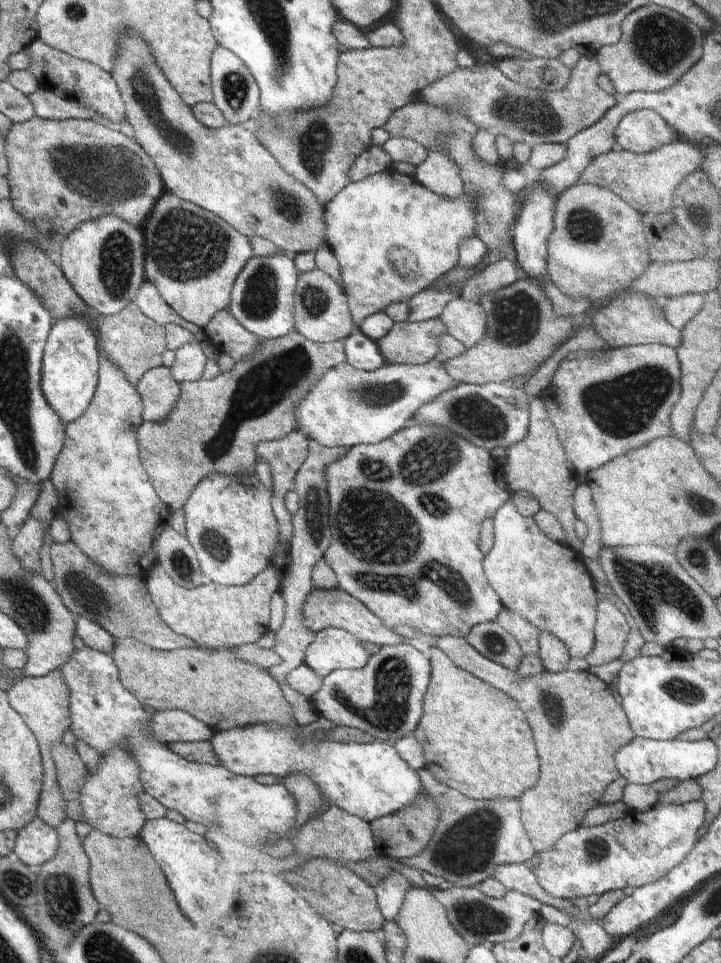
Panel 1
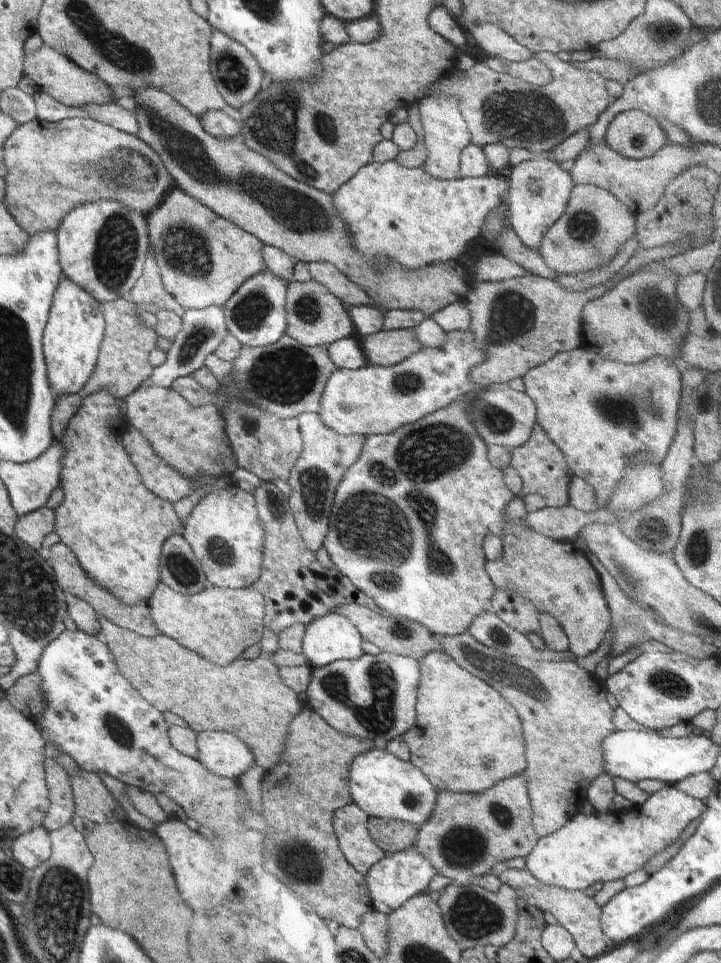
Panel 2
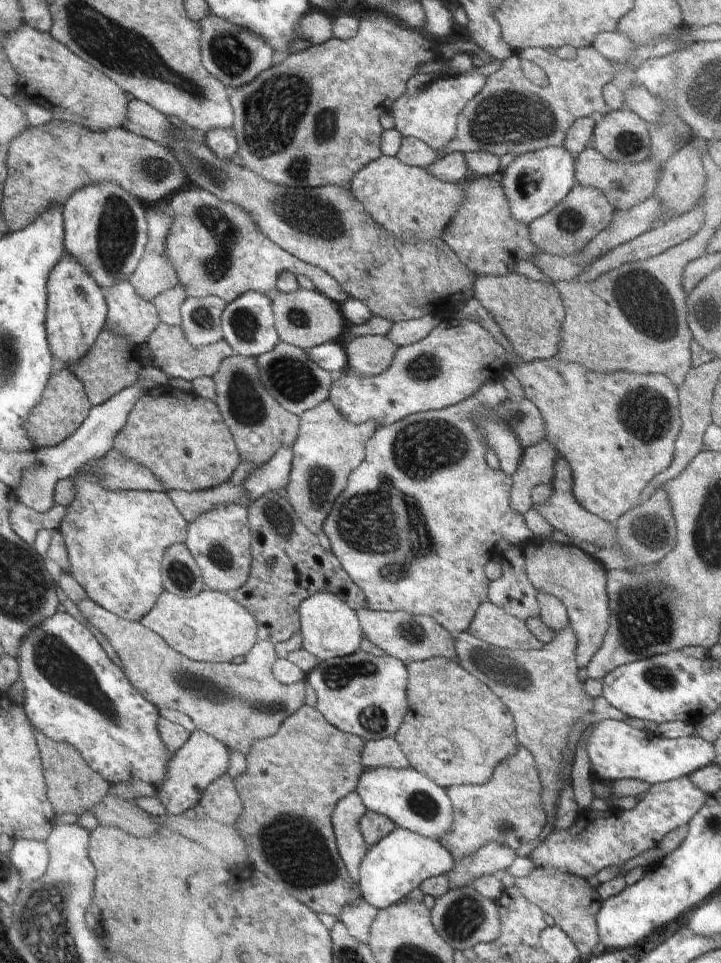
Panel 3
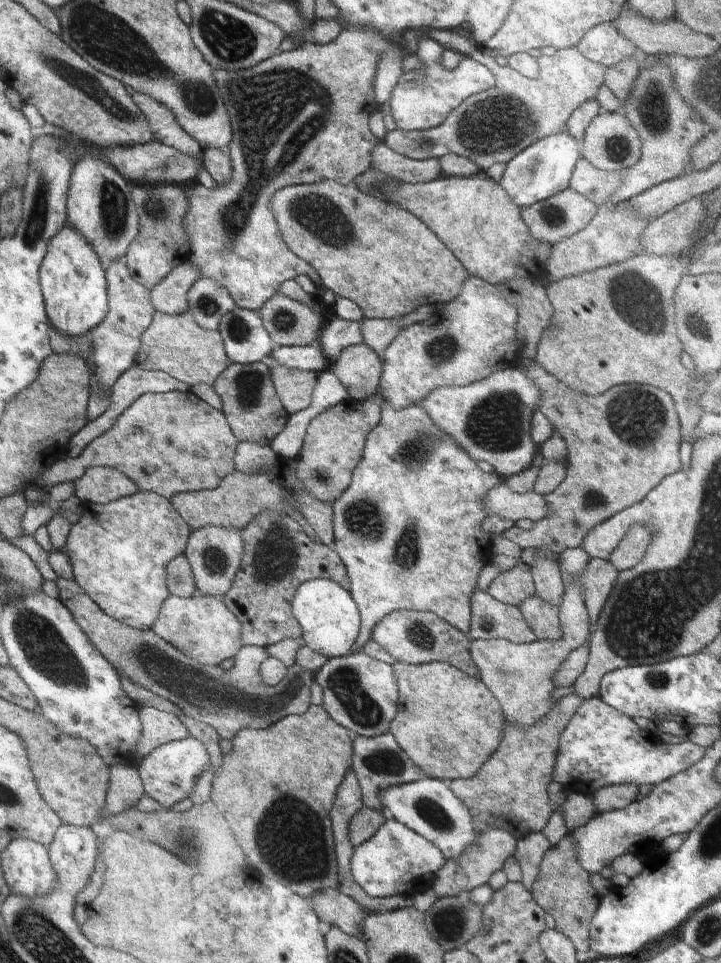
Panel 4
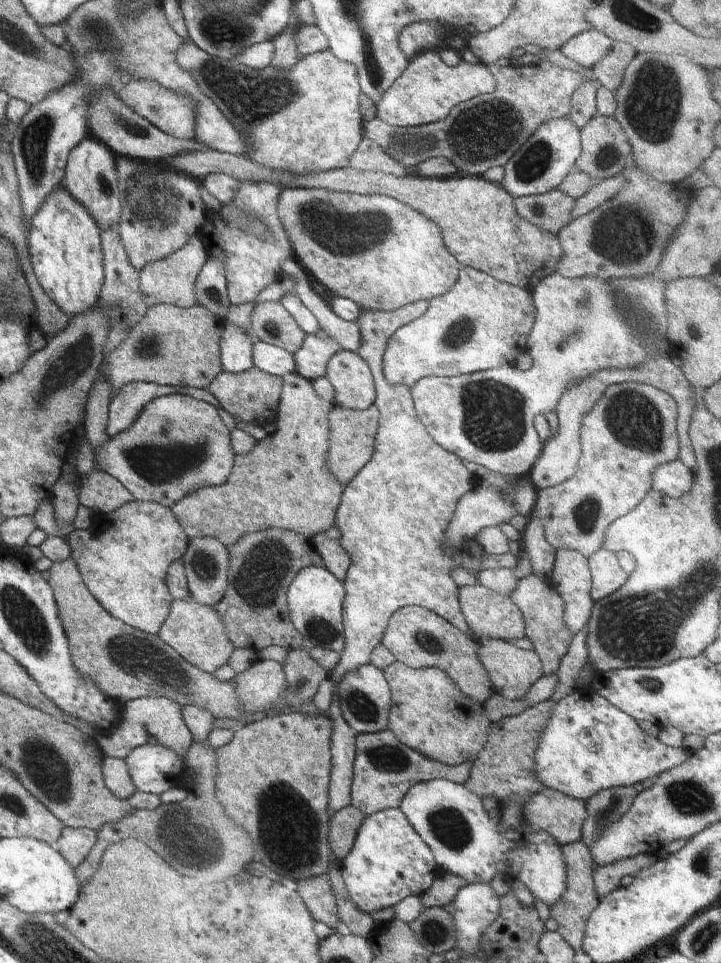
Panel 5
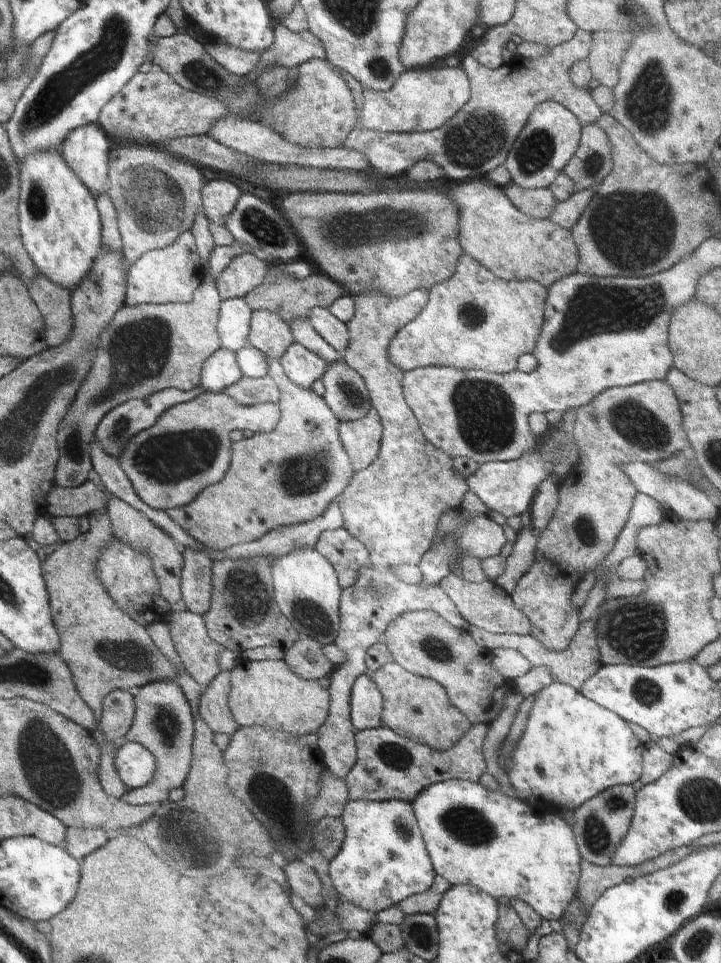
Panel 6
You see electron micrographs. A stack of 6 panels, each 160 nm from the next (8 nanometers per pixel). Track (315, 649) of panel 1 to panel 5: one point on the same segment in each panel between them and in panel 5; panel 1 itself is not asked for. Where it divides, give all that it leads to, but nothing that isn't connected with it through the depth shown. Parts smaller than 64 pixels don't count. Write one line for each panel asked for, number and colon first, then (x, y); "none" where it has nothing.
2: (330, 637)
3: (329, 628)
4: (330, 621)
5: (315, 597)

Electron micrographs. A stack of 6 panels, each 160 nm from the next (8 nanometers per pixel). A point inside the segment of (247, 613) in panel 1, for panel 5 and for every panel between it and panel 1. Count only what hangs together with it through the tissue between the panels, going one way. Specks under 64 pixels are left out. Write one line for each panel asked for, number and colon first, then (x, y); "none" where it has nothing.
2: (219, 623)
3: (212, 627)
4: (201, 627)
5: (195, 631)

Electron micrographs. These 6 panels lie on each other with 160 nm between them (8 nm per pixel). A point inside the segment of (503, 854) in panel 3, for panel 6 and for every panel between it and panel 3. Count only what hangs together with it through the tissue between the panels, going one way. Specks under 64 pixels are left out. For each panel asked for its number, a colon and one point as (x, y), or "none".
4: (473, 868)
5: (445, 887)
6: (427, 902)

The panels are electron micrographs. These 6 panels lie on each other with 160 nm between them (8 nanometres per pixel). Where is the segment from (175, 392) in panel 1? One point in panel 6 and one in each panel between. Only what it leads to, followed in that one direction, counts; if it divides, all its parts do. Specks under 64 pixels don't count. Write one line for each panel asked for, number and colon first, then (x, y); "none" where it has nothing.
2: (192, 440)
3: (182, 438)
4: (168, 443)
5: (178, 444)
6: (189, 448)

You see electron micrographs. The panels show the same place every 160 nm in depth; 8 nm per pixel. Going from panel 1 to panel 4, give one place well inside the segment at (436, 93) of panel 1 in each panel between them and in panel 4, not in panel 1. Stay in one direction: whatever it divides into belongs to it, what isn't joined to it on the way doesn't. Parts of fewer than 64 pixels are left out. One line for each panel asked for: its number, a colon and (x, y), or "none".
2: (497, 108)
3: (511, 114)
4: (493, 126)

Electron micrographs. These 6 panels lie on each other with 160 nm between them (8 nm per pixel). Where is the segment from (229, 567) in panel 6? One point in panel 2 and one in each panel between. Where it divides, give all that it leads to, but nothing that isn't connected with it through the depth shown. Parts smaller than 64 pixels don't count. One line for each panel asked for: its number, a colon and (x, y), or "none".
2: (296, 588)
3: (288, 565)
4: (279, 556)
5: (254, 608)

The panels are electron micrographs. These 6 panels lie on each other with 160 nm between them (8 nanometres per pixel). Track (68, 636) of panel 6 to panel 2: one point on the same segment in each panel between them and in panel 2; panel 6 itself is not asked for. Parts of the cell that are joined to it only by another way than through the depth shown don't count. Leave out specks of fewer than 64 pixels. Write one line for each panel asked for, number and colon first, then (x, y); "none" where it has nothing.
2: (247, 698)
3: (236, 703)
4: (229, 701)
5: (126, 663)

